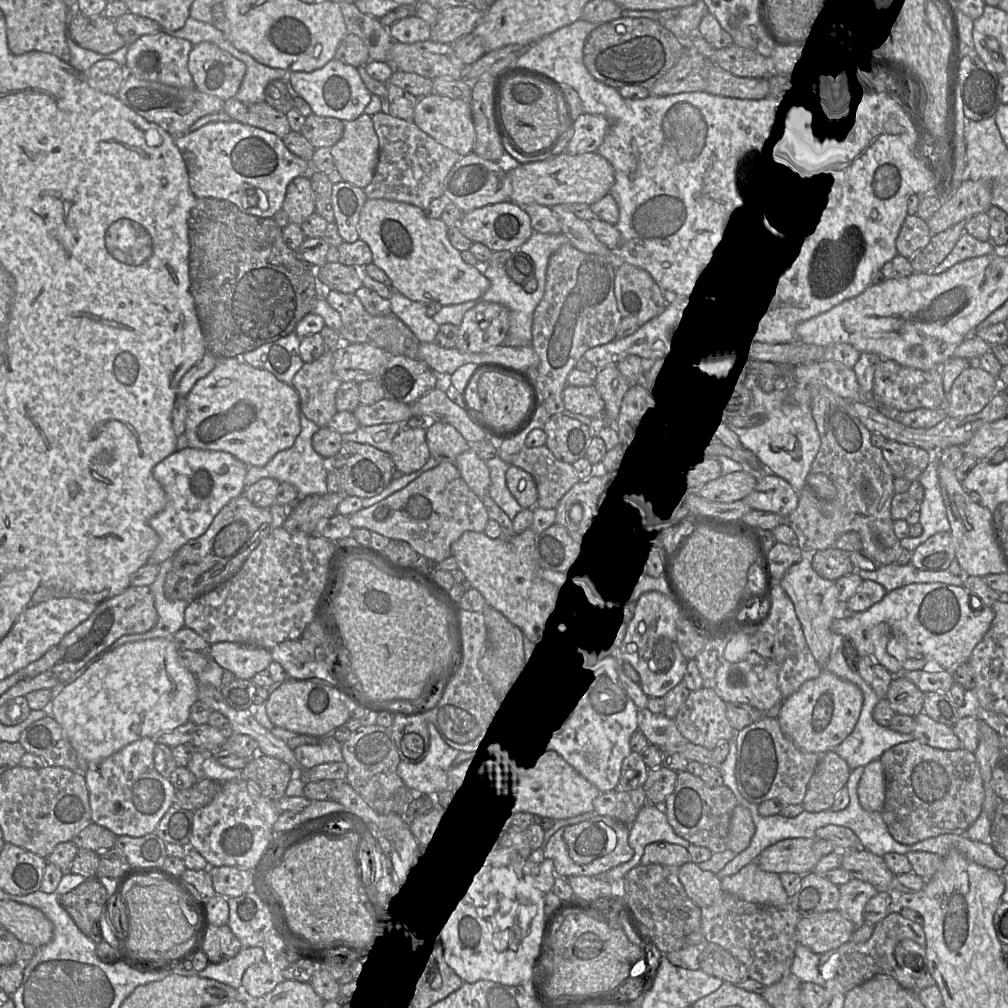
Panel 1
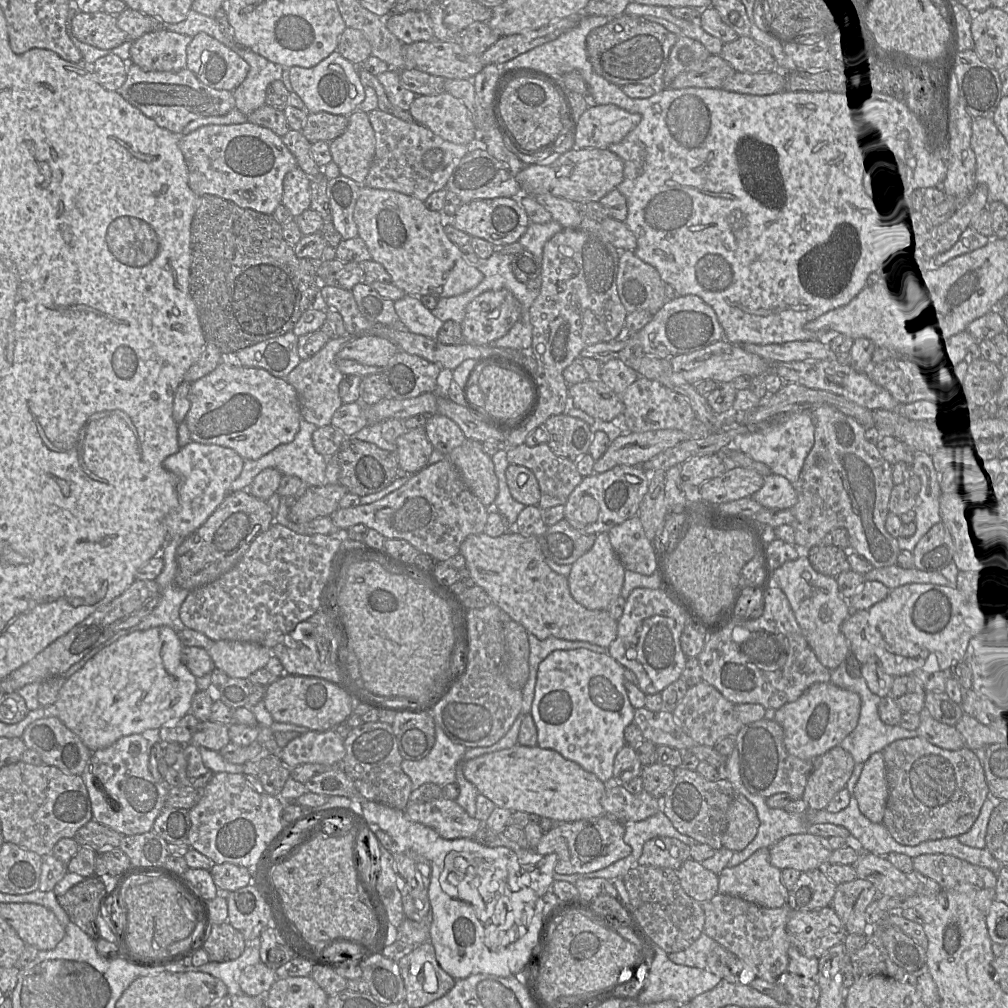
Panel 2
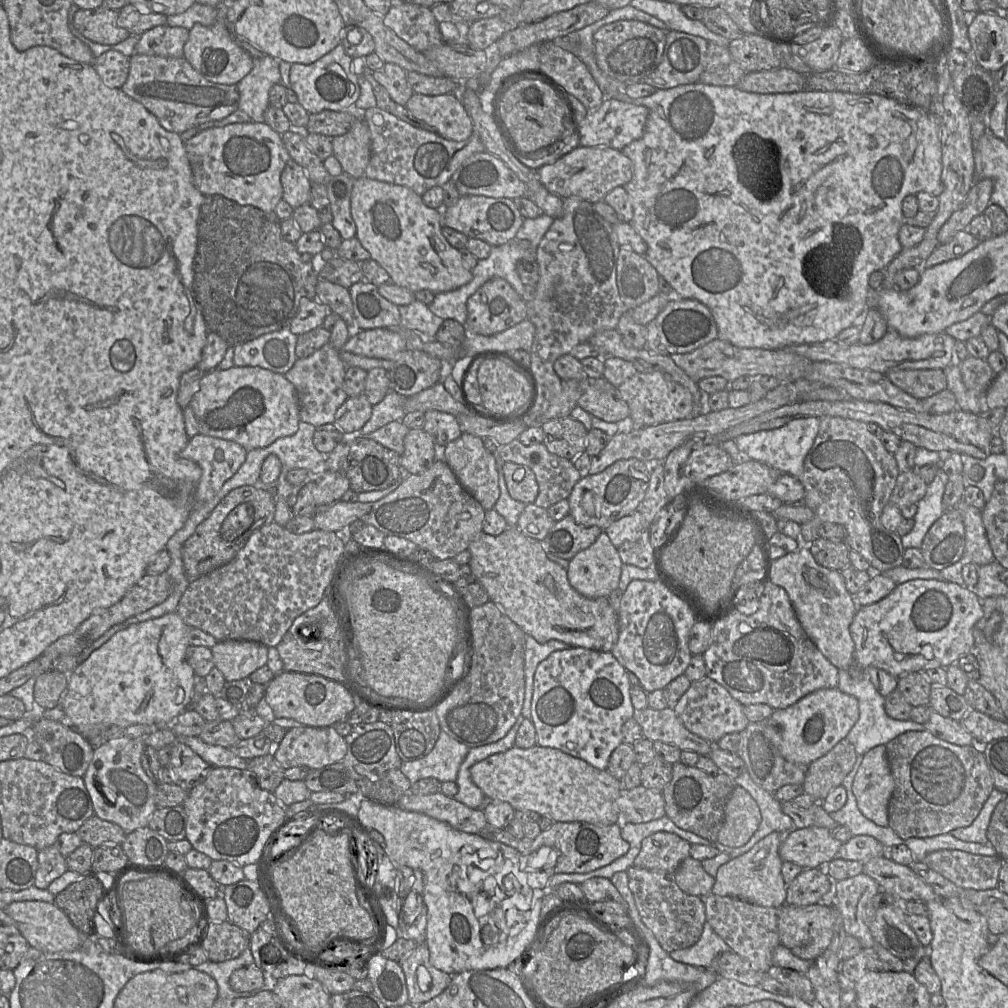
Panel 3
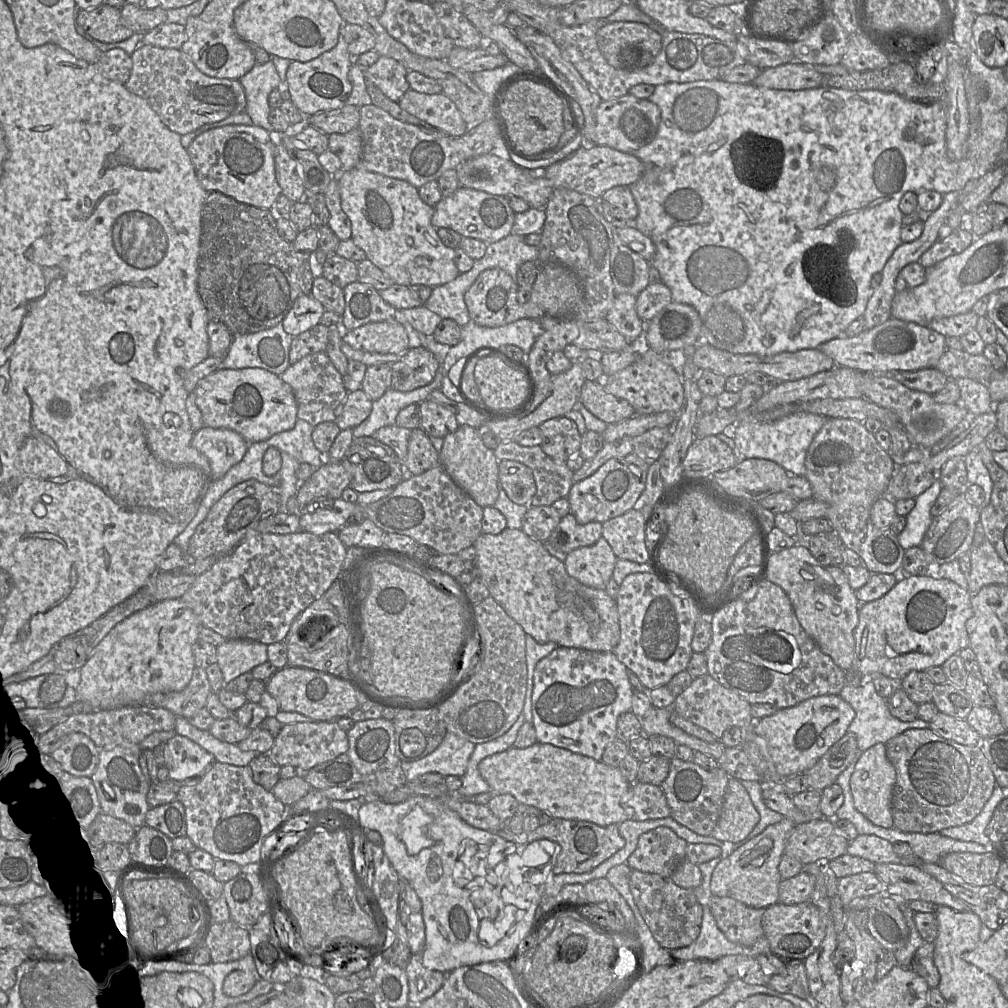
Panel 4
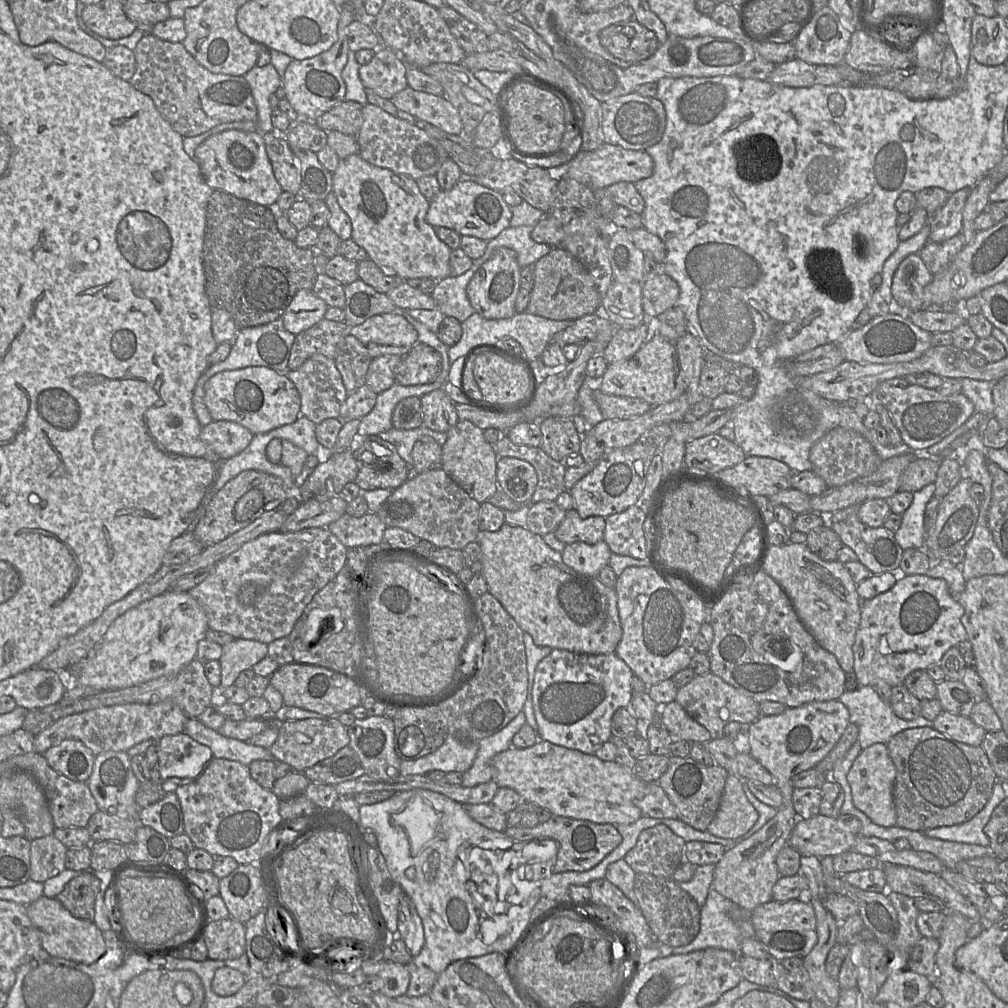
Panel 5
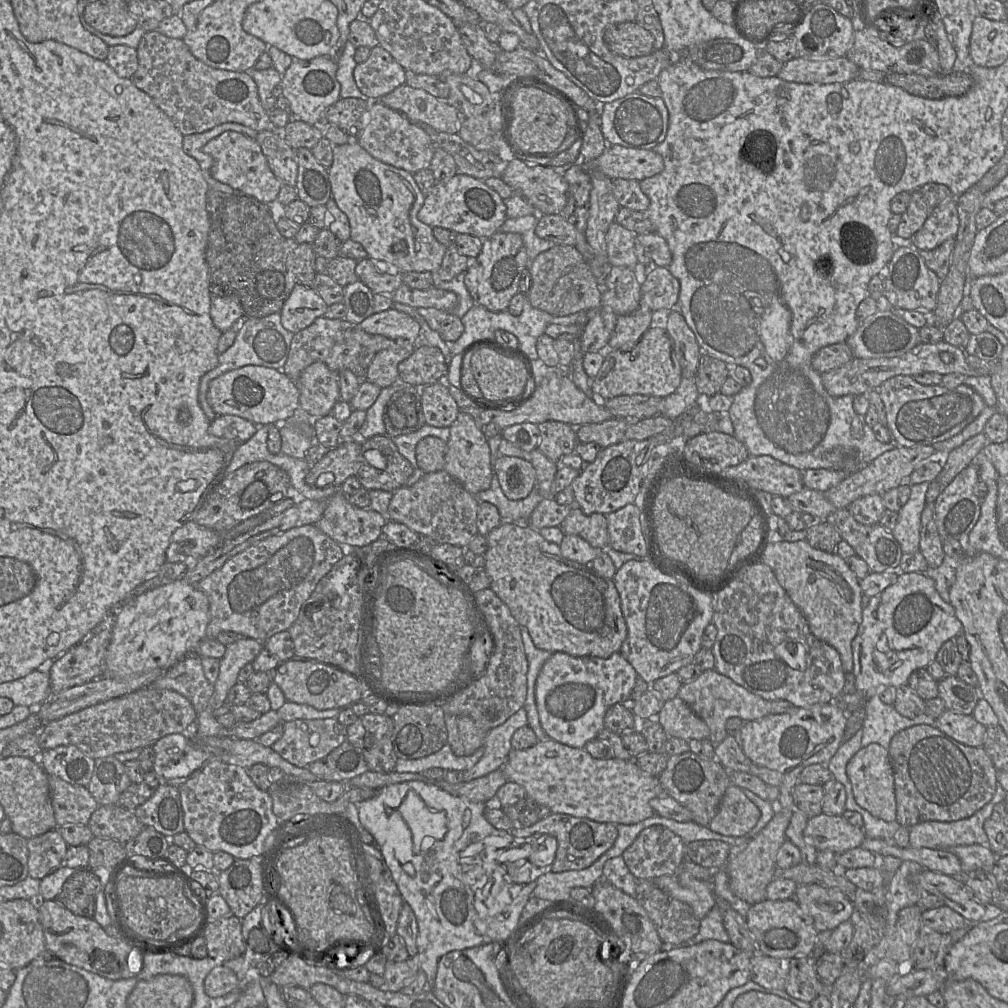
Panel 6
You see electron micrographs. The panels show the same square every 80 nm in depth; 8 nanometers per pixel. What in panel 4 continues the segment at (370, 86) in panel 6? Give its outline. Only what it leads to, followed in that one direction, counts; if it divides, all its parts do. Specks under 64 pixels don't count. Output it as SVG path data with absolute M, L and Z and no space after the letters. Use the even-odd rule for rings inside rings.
M380 56L373 65L364 69L364 77L386 97L397 103L410 89L406 79L407 72L408 70L397 60Z

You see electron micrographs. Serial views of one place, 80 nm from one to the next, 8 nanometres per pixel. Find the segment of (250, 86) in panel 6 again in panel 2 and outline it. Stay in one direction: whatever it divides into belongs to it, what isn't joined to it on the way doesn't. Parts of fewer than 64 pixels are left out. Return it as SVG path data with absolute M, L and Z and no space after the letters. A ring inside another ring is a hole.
M128 63L127 79L118 92L160 127L179 136L191 121L224 115L235 108L233 91L205 85L188 68L177 72L144 71L138 65Z

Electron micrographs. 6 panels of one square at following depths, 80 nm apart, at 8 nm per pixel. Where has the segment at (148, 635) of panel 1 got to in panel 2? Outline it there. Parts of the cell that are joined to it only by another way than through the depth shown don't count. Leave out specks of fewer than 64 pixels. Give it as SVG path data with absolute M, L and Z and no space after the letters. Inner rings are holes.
M176 537L169 539L162 548L160 555L164 560L164 567L157 578L155 578L160 588L160 602L137 625L130 627L131 632L148 630L157 626L179 628L180 607L190 592L174 583L177 569L176 552L185 538Z

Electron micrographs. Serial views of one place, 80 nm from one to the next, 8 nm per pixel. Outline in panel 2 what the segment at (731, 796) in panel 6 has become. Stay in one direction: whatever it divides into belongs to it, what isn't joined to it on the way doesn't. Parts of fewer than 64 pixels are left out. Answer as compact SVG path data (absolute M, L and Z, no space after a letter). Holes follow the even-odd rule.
M736 794L727 810L727 826L722 835L722 846L741 851L755 838L760 821L754 805L742 794Z

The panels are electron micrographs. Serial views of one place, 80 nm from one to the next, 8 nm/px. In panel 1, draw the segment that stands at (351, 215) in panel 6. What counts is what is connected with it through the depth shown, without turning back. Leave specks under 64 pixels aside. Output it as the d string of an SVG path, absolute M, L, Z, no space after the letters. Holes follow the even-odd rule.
M367 199L358 223L359 239L365 241L373 255L373 262L391 280L391 289L398 291L412 301L421 303L437 302L440 305L461 304L471 300L481 300L489 289L490 281L478 268L467 264L449 241L448 227L441 218L430 218L426 212L406 202L386 199Z

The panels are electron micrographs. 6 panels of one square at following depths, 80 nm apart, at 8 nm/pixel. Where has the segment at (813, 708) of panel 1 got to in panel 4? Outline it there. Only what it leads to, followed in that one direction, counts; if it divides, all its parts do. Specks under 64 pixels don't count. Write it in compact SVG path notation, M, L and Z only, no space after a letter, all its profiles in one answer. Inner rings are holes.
M822 695L756 720L753 732L766 740L778 773L789 777L812 768L848 732L854 717L854 709L840 695Z

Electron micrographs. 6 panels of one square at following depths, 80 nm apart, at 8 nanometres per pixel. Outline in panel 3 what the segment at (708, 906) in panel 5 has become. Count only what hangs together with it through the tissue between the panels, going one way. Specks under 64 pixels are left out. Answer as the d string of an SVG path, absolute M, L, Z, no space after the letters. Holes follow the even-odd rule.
M705 921L702 934L694 945L674 950L669 954L677 962L701 968L712 968L716 957L727 951L732 950Z

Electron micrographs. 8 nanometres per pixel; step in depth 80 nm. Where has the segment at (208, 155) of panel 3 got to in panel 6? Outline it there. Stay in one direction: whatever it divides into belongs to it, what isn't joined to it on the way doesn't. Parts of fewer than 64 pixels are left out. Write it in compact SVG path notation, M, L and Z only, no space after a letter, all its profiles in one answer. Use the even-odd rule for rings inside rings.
M226 131L208 141L202 151L213 158L211 176L217 181L262 203L277 200L282 183L269 168L267 159L255 139L239 132Z

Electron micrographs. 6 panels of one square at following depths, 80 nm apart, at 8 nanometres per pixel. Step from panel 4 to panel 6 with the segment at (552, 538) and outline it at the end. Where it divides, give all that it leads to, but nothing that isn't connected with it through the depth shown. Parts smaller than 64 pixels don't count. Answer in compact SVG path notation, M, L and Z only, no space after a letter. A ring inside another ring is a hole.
M573 506L559 527L564 535L580 536L594 548L601 550L609 548L607 519L604 514L586 515L579 507Z

